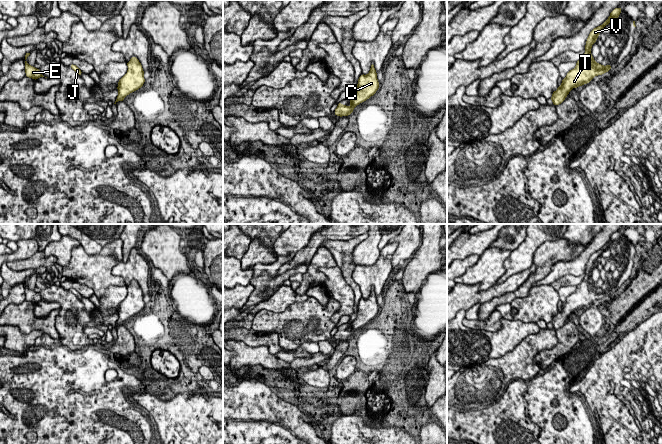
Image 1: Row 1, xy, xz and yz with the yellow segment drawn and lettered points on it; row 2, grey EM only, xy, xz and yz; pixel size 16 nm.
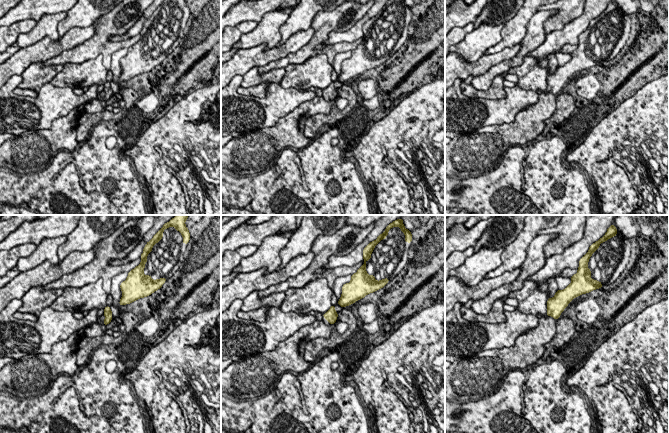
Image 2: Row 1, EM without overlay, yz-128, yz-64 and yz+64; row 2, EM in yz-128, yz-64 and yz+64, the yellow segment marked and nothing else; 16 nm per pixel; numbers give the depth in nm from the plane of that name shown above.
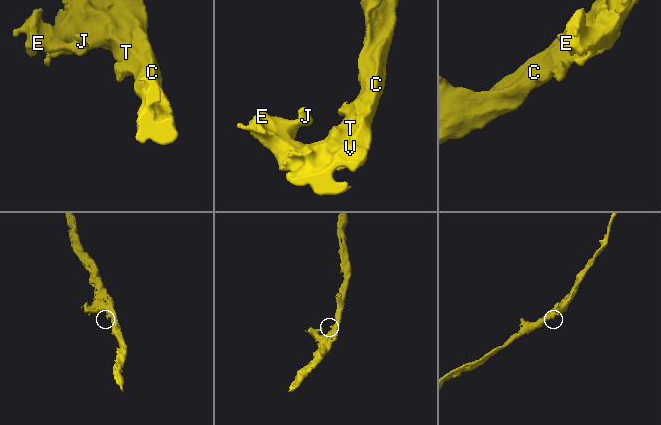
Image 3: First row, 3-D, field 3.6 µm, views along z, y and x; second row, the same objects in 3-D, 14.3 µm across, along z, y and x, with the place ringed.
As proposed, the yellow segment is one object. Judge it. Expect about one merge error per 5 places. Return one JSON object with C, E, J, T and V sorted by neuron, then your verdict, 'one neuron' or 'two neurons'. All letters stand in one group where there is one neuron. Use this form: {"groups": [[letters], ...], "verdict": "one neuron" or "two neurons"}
{"groups": [["C", "E", "J", "T", "V"]], "verdict": "one neuron"}

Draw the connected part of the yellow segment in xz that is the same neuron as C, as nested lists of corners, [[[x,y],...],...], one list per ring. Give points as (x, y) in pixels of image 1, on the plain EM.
[[[372,288],[370,296],[367,299],[360,299],[357,308],[357,317],[349,325],[351,330],[348,331],[347,329],[342,329],[342,326],[339,326],[337,332],[334,335],[334,338],[339,341],[350,339],[357,329],[366,325],[376,317],[379,309],[380,307],[377,303],[377,297],[374,289]]]

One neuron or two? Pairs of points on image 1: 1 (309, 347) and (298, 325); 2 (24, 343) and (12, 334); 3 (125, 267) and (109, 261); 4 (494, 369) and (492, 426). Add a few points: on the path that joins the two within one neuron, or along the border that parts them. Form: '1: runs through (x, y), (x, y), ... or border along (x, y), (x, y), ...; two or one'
1: border along (318, 341), (305, 341), (299, 346); two
2: runs through (21, 341), (15, 337); one
3: border along (121, 260), (112, 273), (126, 284); two
4: border along (507, 386), (503, 395), (495, 403), (481, 408); two

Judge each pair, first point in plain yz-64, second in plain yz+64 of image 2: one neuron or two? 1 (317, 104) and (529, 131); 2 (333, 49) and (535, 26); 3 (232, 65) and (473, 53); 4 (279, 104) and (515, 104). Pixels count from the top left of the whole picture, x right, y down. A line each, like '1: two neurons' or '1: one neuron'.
1: one neuron
2: one neuron
3: two neurons
4: one neuron

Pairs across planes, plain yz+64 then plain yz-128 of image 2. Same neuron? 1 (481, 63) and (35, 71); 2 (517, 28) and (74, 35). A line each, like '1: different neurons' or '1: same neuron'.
1: different neurons
2: different neurons

